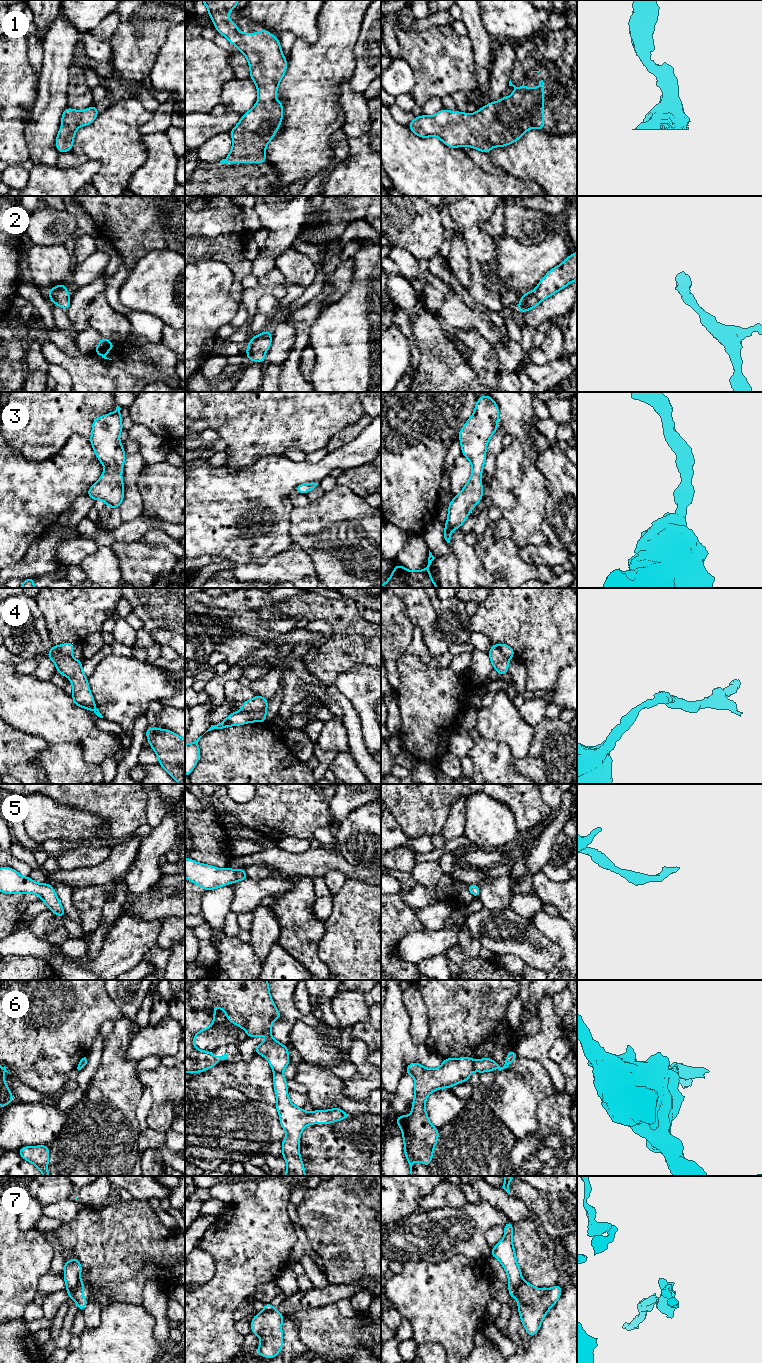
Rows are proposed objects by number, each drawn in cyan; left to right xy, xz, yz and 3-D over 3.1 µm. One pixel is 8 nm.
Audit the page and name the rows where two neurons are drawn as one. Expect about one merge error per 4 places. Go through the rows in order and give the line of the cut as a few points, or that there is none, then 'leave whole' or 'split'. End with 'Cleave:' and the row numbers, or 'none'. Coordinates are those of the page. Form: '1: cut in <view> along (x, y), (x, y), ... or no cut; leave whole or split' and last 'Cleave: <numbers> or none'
1: no cut; leave whole
2: no cut; leave whole
3: no cut; leave whole
4: cut in xz along (266, 707), (255, 711), (242, 711); split
5: no cut; leave whole
6: cut in yz along (473, 1061), (475, 1069); split
7: cut in xy along (80, 1281), (72, 1290), (66, 1288); split
Cleave: 4, 6, 7

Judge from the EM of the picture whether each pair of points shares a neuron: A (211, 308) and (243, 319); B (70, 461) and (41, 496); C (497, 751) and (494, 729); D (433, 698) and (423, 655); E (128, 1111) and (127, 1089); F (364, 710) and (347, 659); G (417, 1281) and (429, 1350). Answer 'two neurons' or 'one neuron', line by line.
A: two neurons
B: one neuron
C: two neurons
D: two neurons
E: one neuron
F: two neurons
G: two neurons

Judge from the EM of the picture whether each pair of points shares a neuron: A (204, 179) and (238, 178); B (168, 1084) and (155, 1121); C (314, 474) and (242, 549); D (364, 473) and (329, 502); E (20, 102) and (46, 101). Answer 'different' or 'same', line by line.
A: same
B: same
C: same
D: different
E: different

